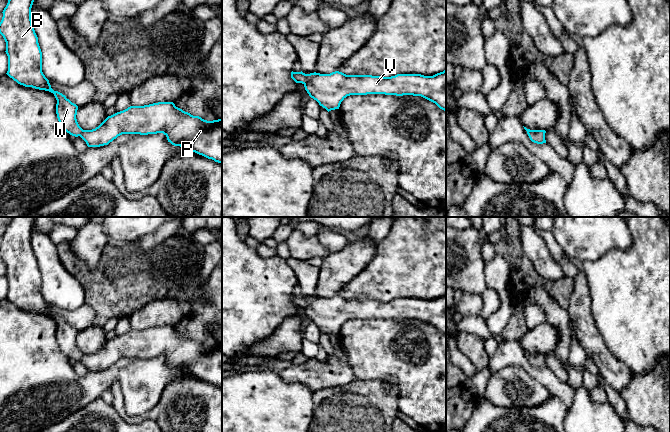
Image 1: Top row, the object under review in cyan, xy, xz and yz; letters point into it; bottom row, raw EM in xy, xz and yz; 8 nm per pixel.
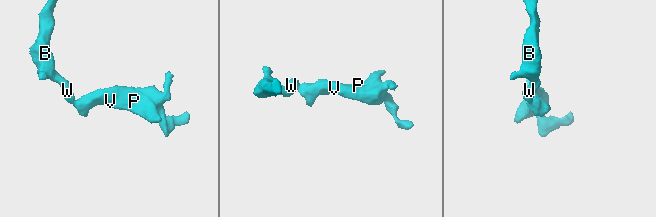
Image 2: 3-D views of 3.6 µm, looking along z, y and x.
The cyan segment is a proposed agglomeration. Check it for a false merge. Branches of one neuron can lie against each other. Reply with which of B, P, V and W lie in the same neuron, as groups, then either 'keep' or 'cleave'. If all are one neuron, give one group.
B P V W | keep

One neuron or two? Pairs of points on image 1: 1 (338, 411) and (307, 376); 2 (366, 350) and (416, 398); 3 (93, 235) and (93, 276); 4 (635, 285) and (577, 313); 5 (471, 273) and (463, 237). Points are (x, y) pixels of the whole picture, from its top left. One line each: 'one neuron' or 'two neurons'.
1: two neurons
2: one neuron
3: two neurons
4: two neurons
5: one neuron

